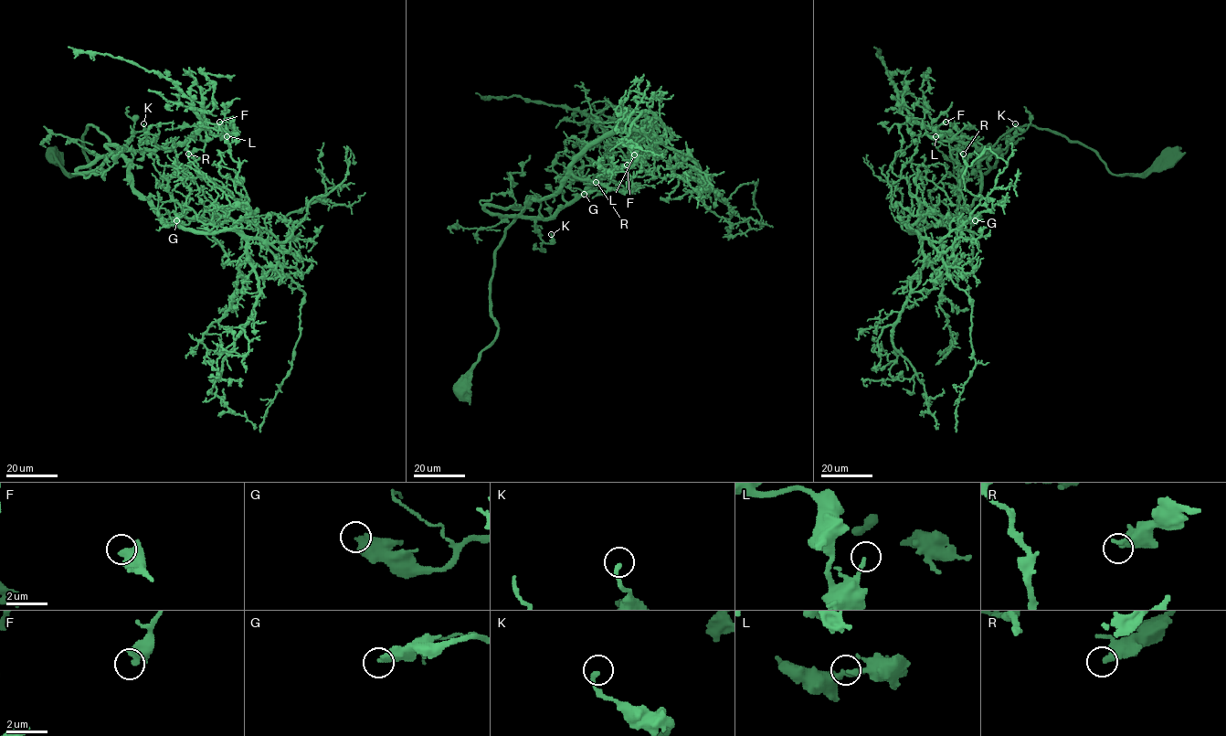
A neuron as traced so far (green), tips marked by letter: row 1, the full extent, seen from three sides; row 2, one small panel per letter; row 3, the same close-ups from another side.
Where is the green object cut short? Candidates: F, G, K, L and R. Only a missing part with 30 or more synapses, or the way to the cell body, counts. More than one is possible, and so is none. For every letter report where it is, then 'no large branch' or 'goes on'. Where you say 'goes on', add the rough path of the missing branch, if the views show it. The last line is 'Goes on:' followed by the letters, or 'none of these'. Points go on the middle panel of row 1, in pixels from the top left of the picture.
F: (627, 165) | no large branch
G: (584, 194) | goes on | (584, 194), (557, 189), (549, 183), (549, 172), (545, 167)
K: (551, 234) | no large branch
L: (634, 154) | no large branch
R: (596, 182) | no large branch
Goes on: G

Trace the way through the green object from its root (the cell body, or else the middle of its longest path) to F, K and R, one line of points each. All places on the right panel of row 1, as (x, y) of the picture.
F: (1168, 156), (1115, 175), (1093, 150), (1033, 125), (1010, 129), (990, 153), (999, 151), (922, 127), (945, 122)
K: (1168, 156), (1144, 173), (1115, 175), (1090, 148), (1030, 124), (1010, 129), (986, 152), (1024, 131), (1015, 123)
R: (1168, 156), (1115, 175), (1093, 150), (1033, 125), (1010, 129), (990, 153), (999, 151), (939, 133), (963, 154)

